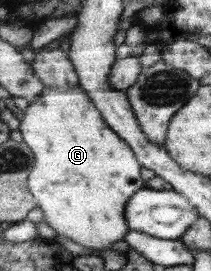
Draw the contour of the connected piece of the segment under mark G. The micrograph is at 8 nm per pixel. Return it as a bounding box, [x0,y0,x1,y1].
[20,86,145,251]

